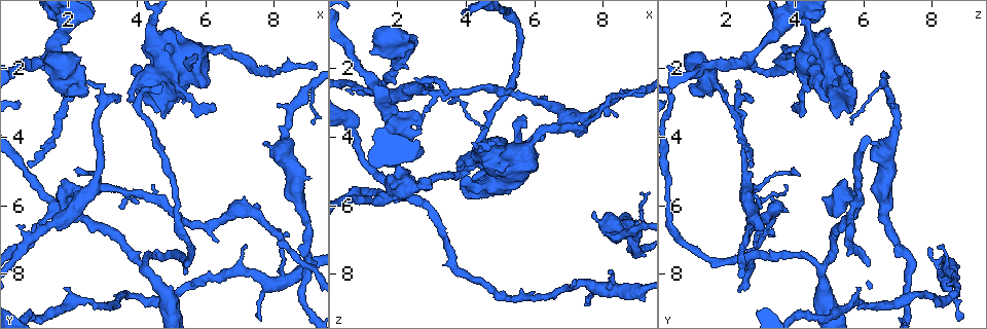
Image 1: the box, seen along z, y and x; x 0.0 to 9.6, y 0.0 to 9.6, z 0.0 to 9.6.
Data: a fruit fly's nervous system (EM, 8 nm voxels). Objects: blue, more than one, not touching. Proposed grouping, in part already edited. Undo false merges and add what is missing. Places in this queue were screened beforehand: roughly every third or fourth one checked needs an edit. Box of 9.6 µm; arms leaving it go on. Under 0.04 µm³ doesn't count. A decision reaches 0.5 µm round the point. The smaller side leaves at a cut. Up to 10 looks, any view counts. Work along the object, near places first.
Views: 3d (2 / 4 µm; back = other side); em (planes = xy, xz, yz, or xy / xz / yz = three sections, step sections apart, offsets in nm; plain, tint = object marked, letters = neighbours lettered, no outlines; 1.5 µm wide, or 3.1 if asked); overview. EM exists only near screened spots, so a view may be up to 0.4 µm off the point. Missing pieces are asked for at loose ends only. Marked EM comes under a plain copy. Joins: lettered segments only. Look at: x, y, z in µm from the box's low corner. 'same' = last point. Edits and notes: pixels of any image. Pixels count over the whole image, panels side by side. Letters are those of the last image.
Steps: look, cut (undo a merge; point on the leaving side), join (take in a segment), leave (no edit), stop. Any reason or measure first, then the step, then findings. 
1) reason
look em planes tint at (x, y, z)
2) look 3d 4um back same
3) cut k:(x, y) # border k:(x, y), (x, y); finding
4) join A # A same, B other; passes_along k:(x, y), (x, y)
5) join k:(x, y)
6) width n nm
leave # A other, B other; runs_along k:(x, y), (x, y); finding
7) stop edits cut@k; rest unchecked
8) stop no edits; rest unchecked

sudden change in width
look em planes letters at (1.55, 6.05, 5.70)

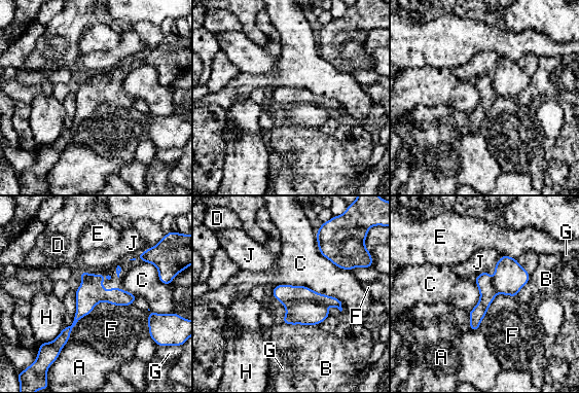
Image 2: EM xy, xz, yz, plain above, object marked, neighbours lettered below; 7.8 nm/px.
cut 2:(483, 281) # A other, B other, C other, D other, E other, F other, G other, H other, J other; part_leaving 2:(133, 296), (97, 296), (59, 345); a second neuron is stuck on

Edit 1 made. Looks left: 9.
free end
look 3d 2um back at (0.80, 4.85, 2.70)

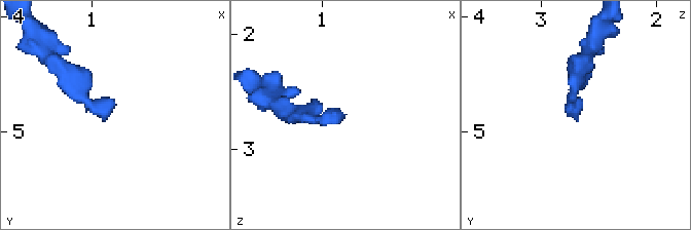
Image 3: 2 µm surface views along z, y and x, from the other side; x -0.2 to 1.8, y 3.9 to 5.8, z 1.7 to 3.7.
look em yz step 8 tint at (0.84, 4.82, 2.68)

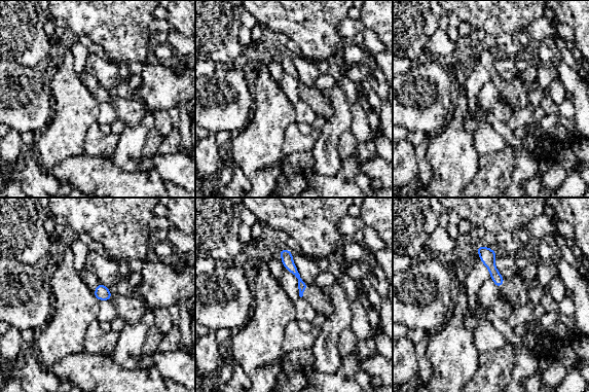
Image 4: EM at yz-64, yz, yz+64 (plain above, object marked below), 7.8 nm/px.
look em planes letters same

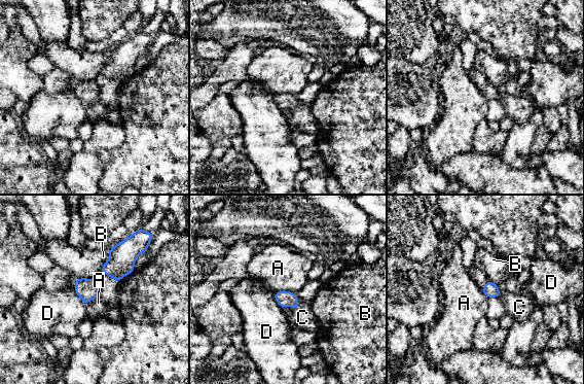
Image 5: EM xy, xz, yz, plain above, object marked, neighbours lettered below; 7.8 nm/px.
width 110 nm
join C # A other, B other, C same, D other; passes_along 5:(284, 299), (291, 307), (302, 317); the neuron continues

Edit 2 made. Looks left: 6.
sharp bend
look 3d 4um at (2.80, 5.45, 2.60)

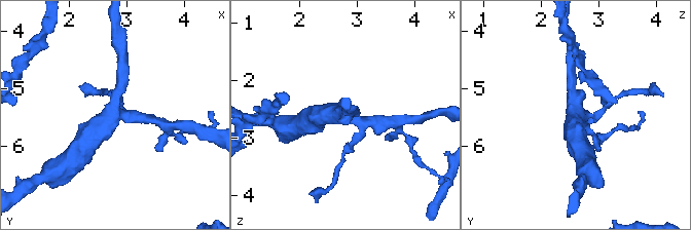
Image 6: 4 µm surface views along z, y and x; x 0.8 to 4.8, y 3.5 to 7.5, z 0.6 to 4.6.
shape alone is not enough
look em xy step 8 tint at (2.75, 5.45, 2.60)

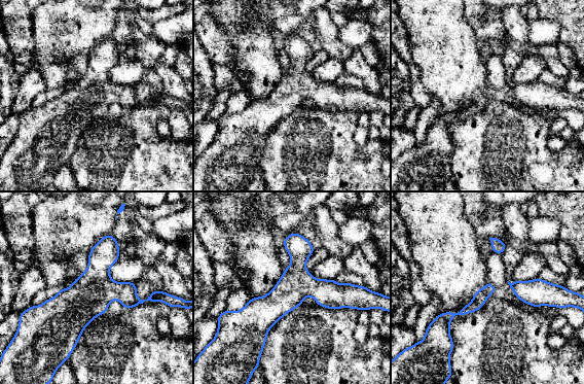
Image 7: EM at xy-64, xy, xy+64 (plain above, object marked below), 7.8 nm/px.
look em planes letters same

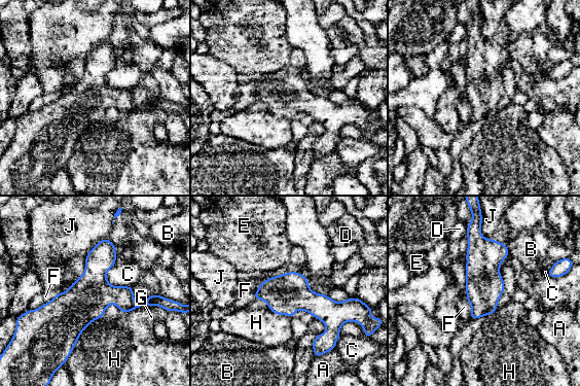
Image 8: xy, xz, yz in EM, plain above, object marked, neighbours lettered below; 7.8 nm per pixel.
leave # A other, B other, C other, D other, E other, F other, G other, H other, J other; runs_along 8:(153, 300), (33, 313); one neuron here

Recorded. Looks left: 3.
branch stops here
look 3d 4um at (5.70, 1.60, 3.70)

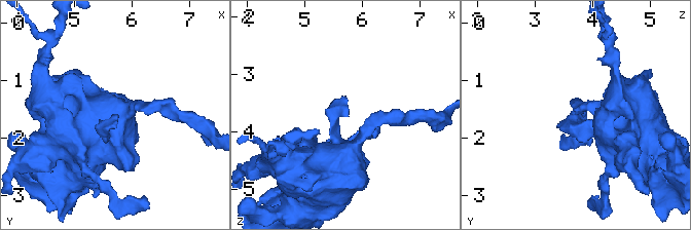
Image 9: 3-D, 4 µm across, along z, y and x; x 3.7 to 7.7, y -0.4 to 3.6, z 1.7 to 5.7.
now the EM
look em yz step 8 tint at (5.65, 1.60, 3.70)

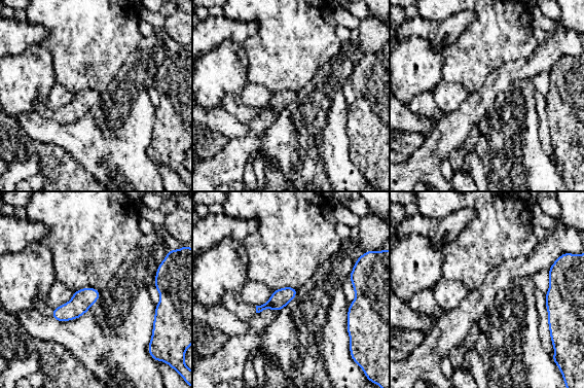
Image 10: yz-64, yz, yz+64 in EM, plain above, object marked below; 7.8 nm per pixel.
another direction
look em planes letters same

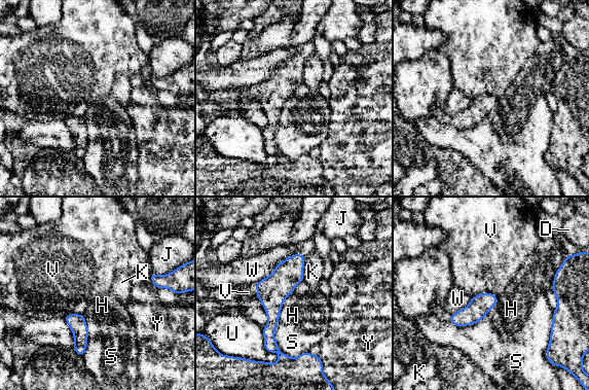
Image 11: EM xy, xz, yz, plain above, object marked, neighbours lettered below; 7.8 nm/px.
leave # D other, H other, J other, K other, S other, U other, V other, W other, Y other; no lettered segment goes on from it

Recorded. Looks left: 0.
stop edits cut@2, join@5; rest unchecked

